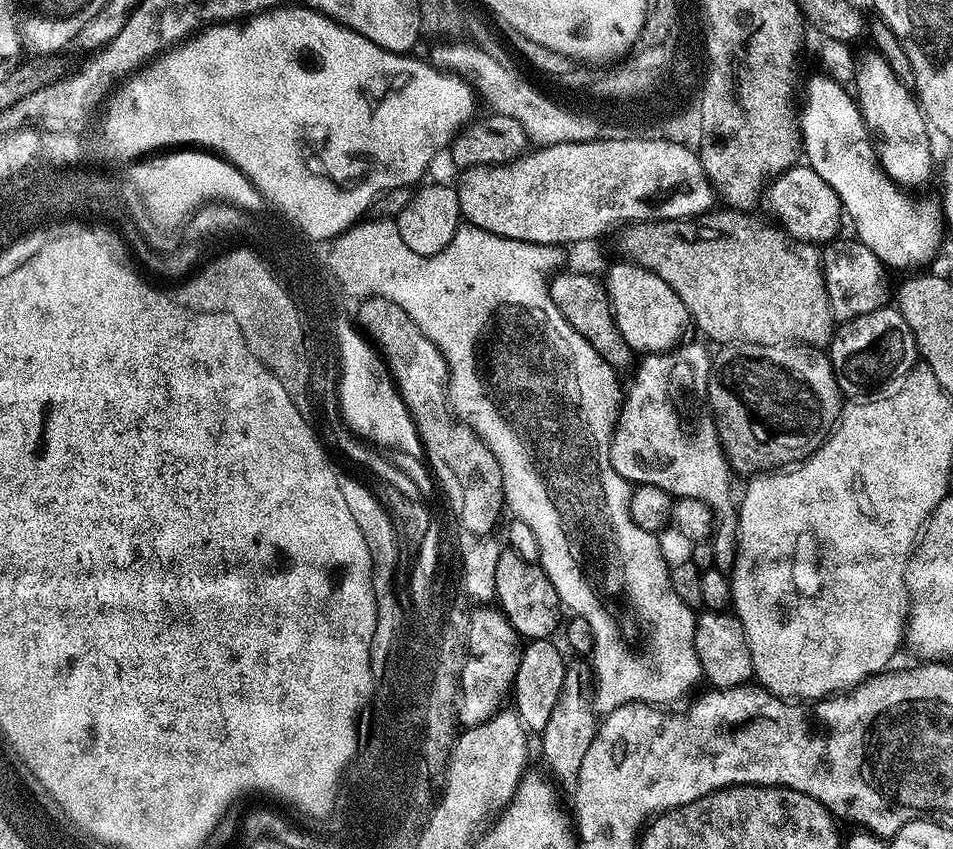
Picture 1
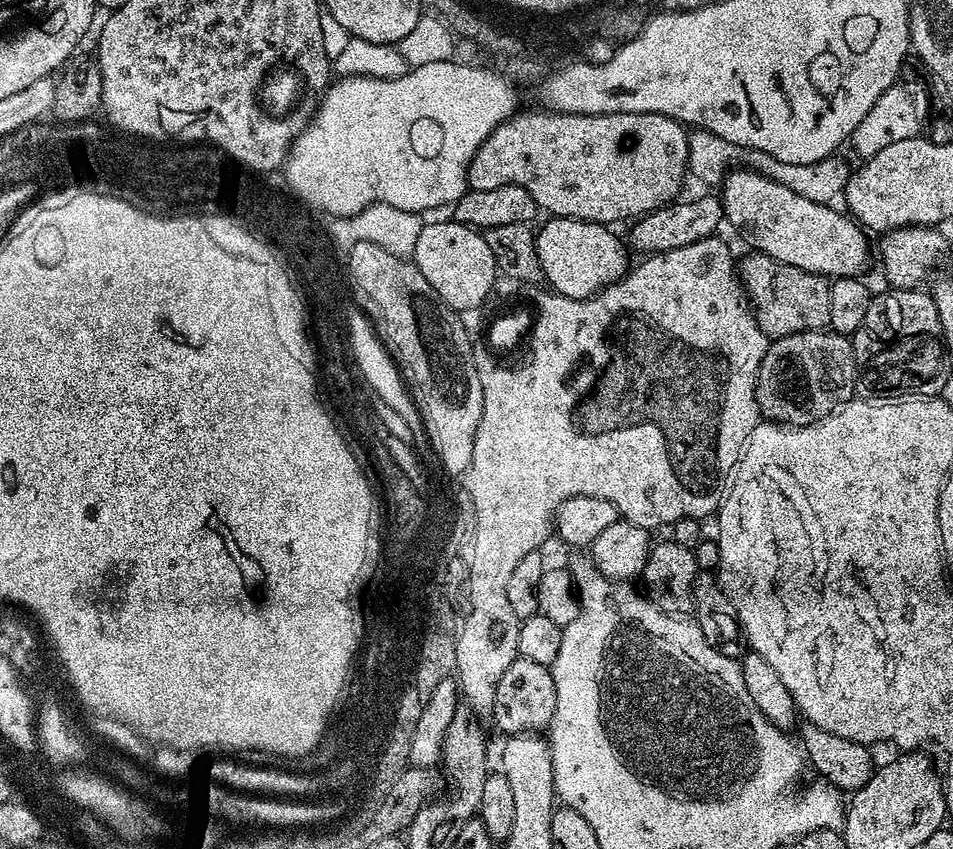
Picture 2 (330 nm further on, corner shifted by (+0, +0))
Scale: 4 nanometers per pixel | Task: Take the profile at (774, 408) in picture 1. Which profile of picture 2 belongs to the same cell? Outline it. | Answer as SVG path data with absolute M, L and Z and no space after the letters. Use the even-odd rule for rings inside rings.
M817 330L815 332L799 332L789 336L777 336L771 341L762 358L762 366L758 366L756 375L756 401L761 417L774 424L799 426L813 424L830 414L835 408L853 399L852 392L858 388L856 363L852 341L847 336L840 336L831 330Z

